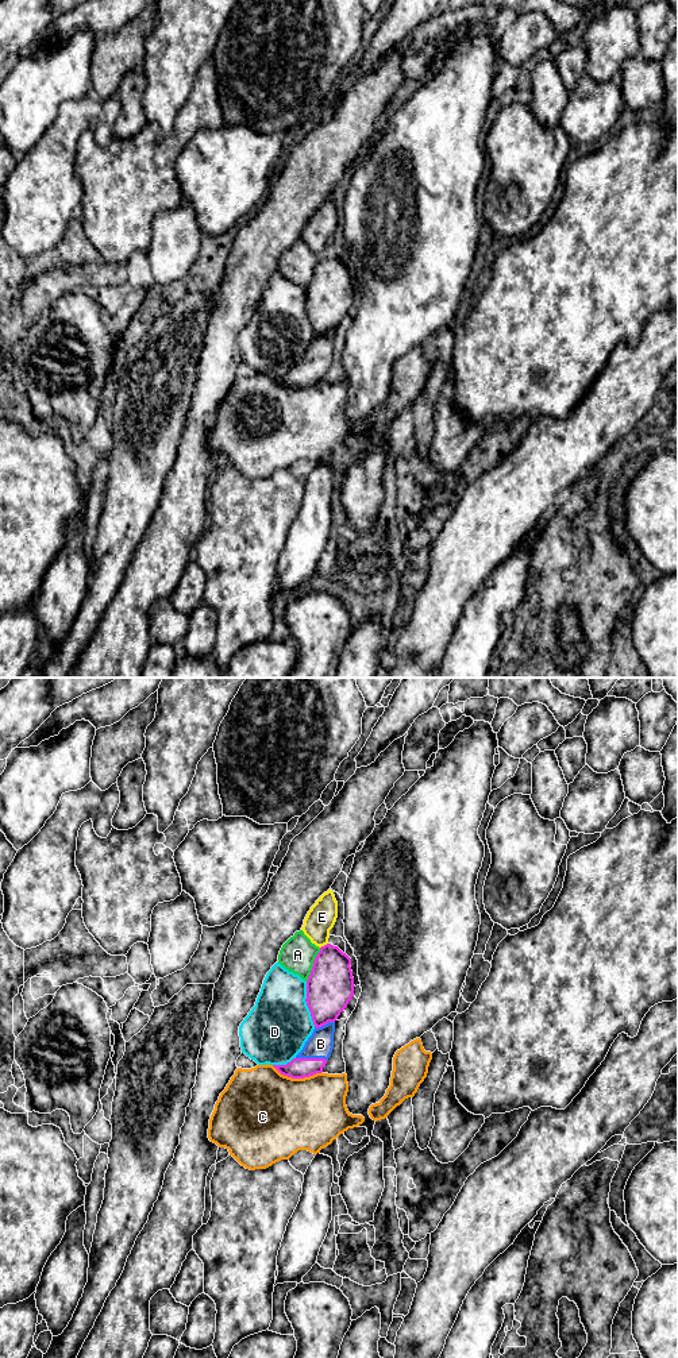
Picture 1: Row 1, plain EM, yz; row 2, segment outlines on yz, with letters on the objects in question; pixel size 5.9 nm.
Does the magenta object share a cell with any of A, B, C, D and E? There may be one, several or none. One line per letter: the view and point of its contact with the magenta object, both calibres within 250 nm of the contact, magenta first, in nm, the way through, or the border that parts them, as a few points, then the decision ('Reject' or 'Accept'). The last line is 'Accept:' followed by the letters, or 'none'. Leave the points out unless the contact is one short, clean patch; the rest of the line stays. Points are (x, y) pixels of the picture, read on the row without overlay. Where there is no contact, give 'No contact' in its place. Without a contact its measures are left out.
A: Touches magenta at yz (314, 273). Thickness 280 nm (magenta) against 200 nm. Reject
B: Touches magenta at yz (311, 367). Thickness 130 nm (magenta) against 160 nm. Accept
C: Touches magenta at yz (297, 386). Thickness 130 nm (magenta) against 480 nm. Reject
D: Touches magenta at yz (307, 313). Thickness 280 nm (magenta) against 380 nm. Reject
E: Touches magenta at yz (324, 254). Thickness 280 nm (magenta) against 170 nm. Reject
Accept: B

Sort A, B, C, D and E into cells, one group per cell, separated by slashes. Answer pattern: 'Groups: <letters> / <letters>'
Groups: A / B / C / D E

